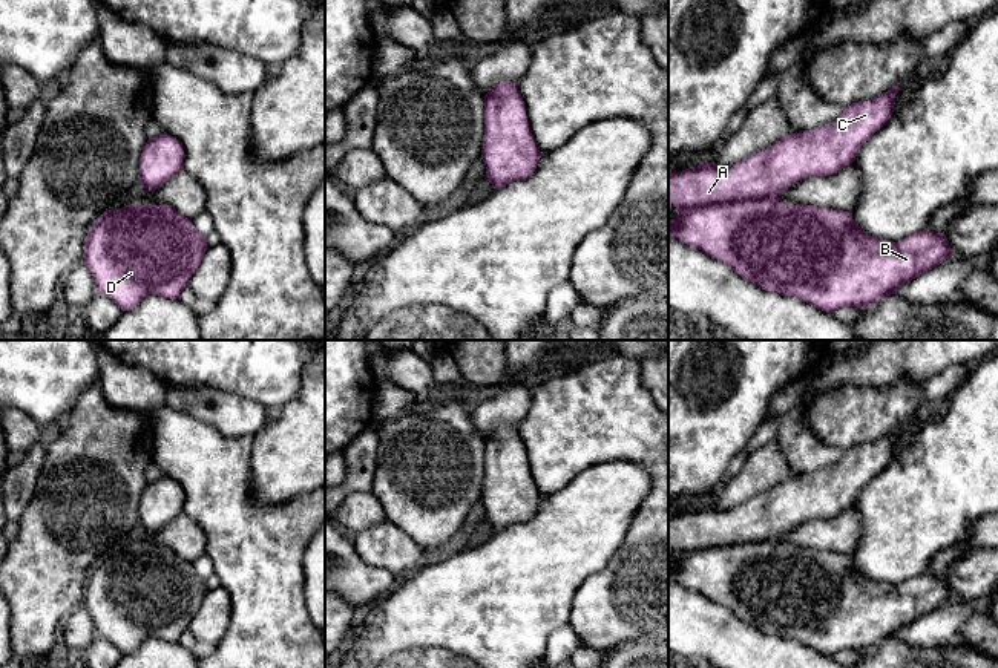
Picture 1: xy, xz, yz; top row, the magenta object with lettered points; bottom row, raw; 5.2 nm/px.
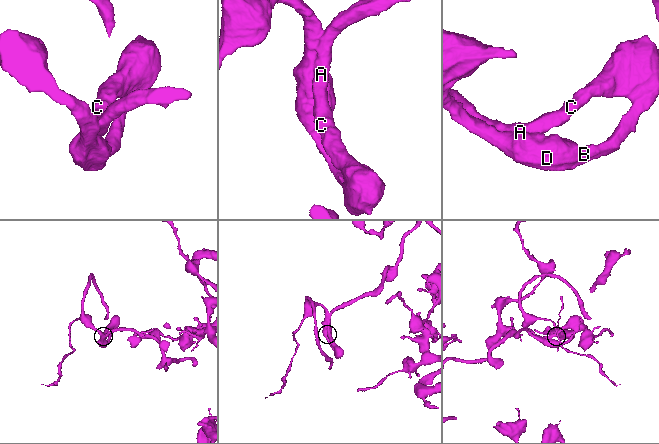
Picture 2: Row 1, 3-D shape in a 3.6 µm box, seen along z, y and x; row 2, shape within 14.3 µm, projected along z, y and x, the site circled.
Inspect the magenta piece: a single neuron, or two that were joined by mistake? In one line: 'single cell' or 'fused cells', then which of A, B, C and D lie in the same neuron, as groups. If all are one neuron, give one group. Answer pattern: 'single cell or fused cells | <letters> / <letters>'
single cell | A B C D

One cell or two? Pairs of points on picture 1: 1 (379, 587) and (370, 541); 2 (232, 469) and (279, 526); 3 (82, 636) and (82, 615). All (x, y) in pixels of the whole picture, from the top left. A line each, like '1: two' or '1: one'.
1: two
2: one
3: one

